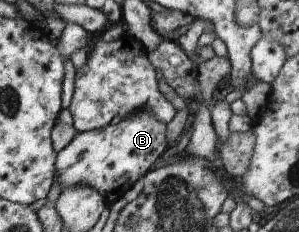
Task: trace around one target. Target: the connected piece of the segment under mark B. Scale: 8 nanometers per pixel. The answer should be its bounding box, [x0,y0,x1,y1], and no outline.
[55,109,167,205]

